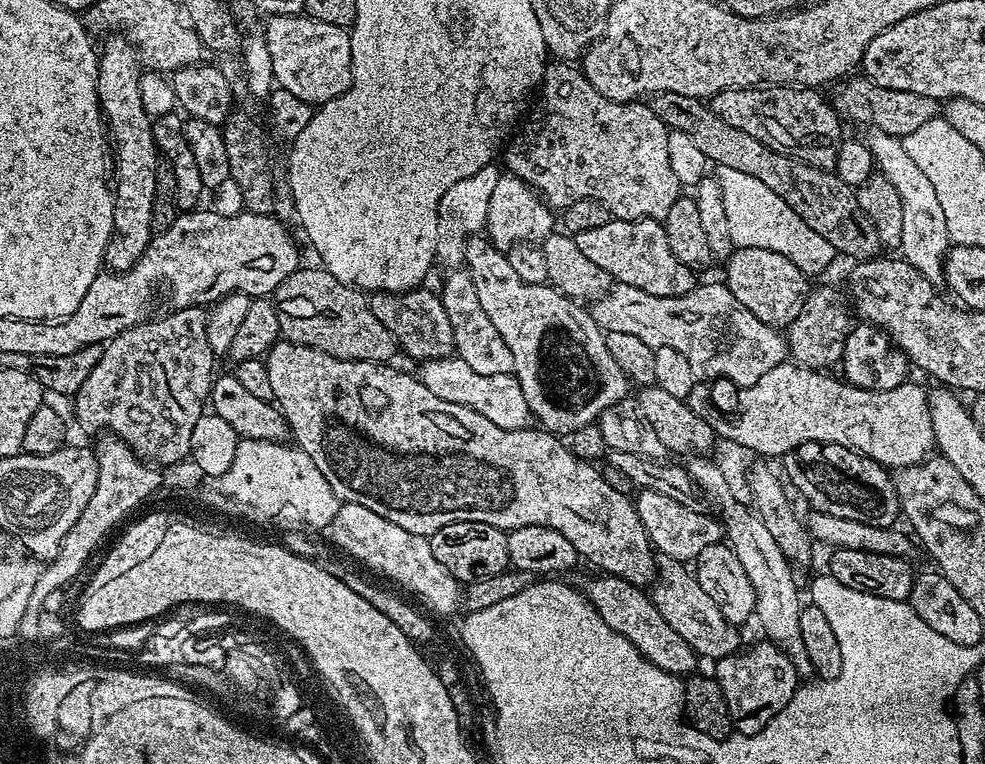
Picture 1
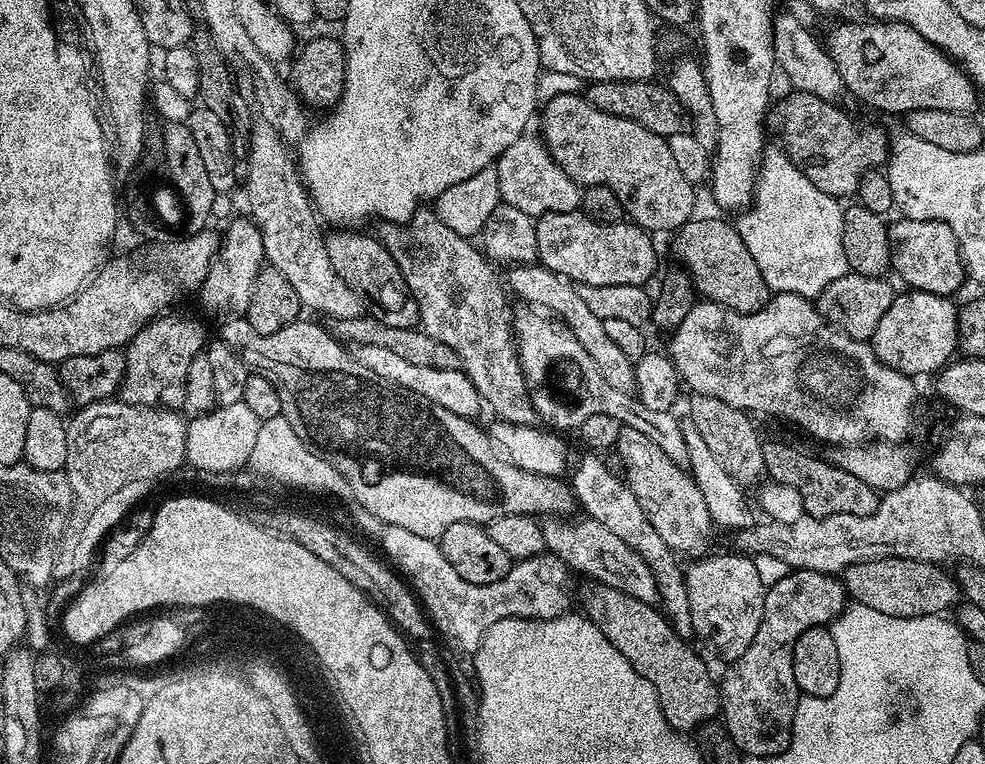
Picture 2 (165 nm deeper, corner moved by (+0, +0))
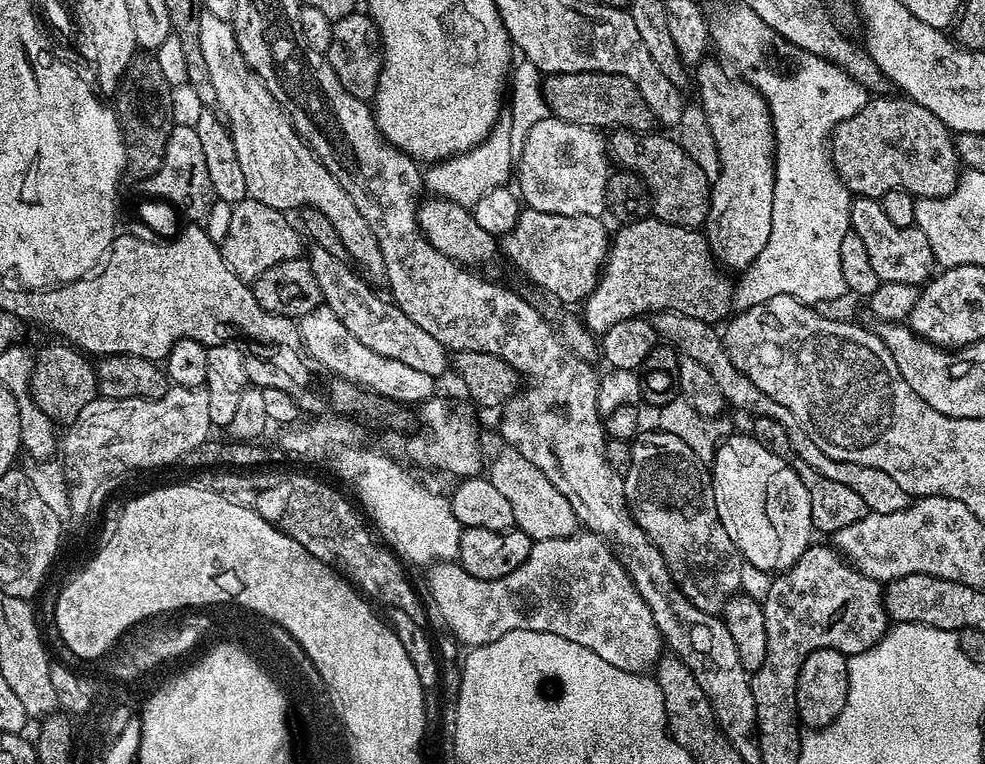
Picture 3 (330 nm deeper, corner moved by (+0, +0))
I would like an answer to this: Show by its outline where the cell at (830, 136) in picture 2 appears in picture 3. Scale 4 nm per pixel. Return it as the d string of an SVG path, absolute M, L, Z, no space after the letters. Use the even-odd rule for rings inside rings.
M880 94L869 99L868 105L854 118L836 125L832 131L830 147L832 164L840 181L848 187L853 197L879 198L890 190L906 190L917 198L925 196L948 196L956 189L962 175L960 156L956 152L953 133L926 106L909 100L903 95Z

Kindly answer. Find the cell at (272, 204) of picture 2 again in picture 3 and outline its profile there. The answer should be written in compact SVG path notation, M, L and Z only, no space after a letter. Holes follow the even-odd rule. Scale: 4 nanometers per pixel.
M315 246L307 249L306 259L314 270L314 278L318 278L321 301L327 308L334 310L334 314L338 314L342 326L346 326L346 330L350 330L350 334L354 334L362 346L374 350L374 354L382 354L382 358L406 362L406 366L422 374L440 378L447 368L449 371L449 349L444 348L438 338L426 334L426 330L422 330L422 326L418 326L414 318L407 316L391 299L383 300L355 267L349 266L339 256L330 255L326 249Z

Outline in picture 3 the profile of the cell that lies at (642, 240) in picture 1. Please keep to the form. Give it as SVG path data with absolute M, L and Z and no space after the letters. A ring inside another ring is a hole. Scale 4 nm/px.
M525 207L518 222L502 238L502 252L516 268L521 268L538 287L564 304L587 300L600 281L610 247L610 228L598 216L563 216L546 214Z

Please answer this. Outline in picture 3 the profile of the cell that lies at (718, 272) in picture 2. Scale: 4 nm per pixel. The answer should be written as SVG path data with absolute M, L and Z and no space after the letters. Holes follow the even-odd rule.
M655 218L636 220L617 229L610 240L608 258L604 262L600 281L582 304L582 309L584 308L582 323L593 334L603 334L606 330L610 330L610 326L614 326L614 322L666 311L681 312L690 318L698 318L702 322L716 326L719 325L720 319L723 321L733 311L733 281L728 281L729 273L722 270L716 257L713 256L708 237L703 231L674 226Z

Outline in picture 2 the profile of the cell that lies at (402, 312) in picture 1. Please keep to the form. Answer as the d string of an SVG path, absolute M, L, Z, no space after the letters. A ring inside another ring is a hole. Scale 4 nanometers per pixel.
M332 230L324 237L326 255L330 257L330 266L334 266L338 278L358 294L363 302L367 315L379 324L395 328L414 328L419 325L420 311L418 302L410 294L402 274L398 270L398 262L386 250L384 243L375 235L367 236L364 230Z

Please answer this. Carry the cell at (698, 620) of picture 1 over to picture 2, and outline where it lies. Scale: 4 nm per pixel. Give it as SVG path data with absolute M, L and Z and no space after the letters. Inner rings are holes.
M548 518L540 525L544 547L551 555L567 564L573 573L588 576L589 581L596 581L599 584L613 587L615 590L624 591L637 600L659 605L661 603L660 587L642 554L638 554L622 538L606 530L602 522L587 518Z

